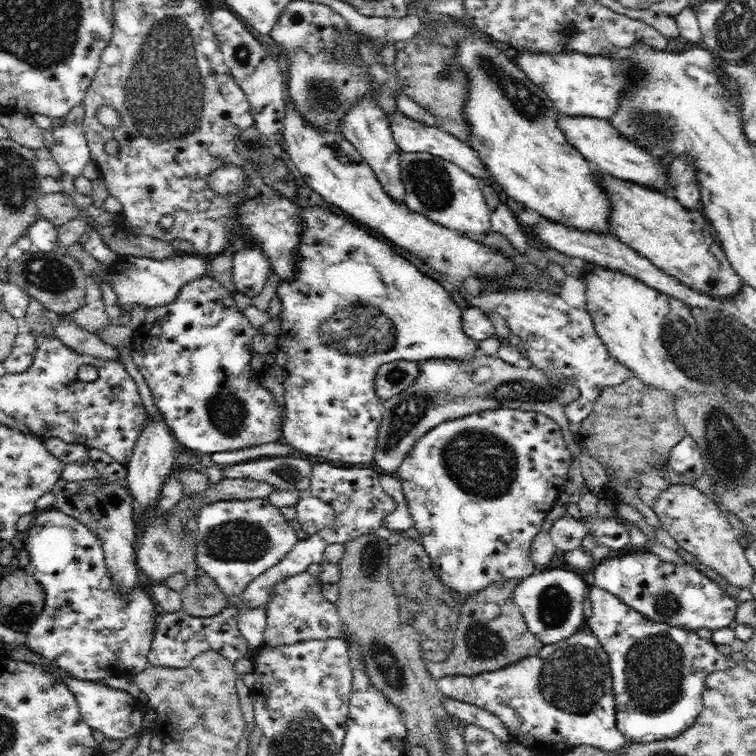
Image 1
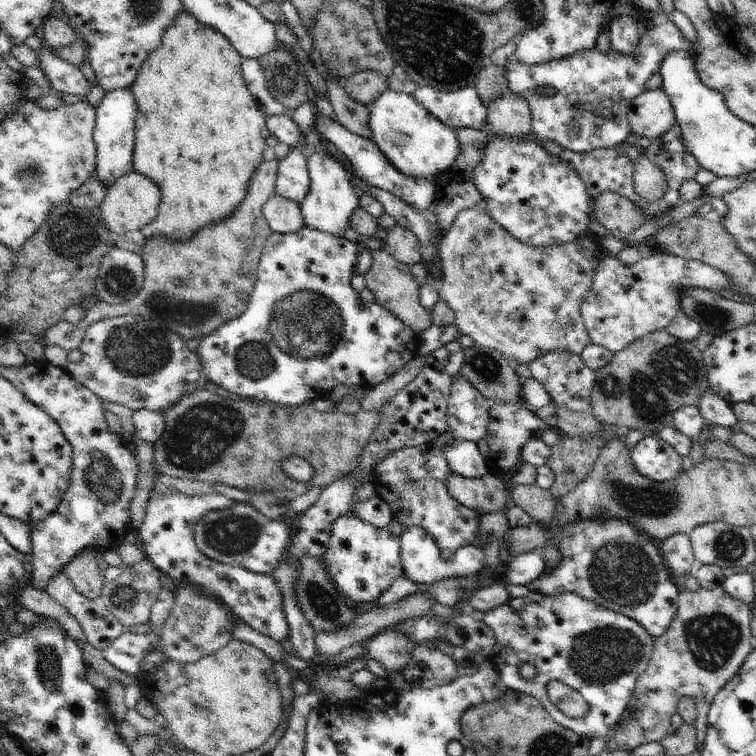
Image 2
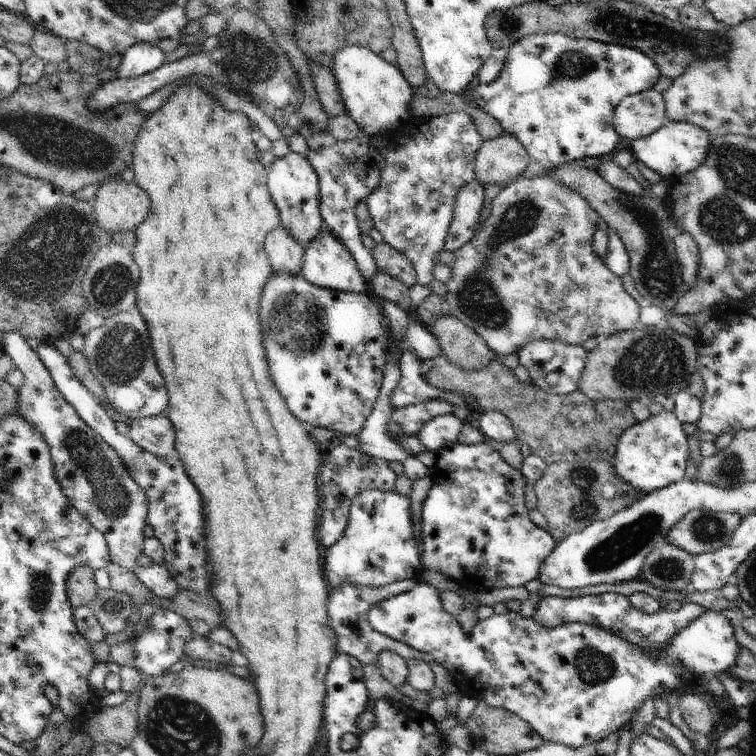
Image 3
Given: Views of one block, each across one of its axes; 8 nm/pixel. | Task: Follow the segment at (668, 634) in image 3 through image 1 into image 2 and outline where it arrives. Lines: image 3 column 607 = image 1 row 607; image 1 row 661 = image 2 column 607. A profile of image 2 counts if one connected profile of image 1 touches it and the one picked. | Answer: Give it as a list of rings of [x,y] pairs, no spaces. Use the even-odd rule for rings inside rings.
[[[530,591],[530,594],[525,595],[524,598],[512,598],[509,603],[498,606],[494,610],[488,610],[484,614],[483,621],[492,628],[494,636],[497,637],[497,642],[492,646],[488,659],[497,669],[500,684],[506,690],[516,690],[533,696],[558,724],[588,740],[606,736],[619,722],[622,712],[626,710],[632,698],[636,680],[644,674],[648,666],[655,642],[655,639],[636,620],[608,610],[586,598],[580,598],[574,592],[546,596],[540,592]],[[524,662],[534,664],[538,670],[538,676],[532,682],[520,676],[520,664]],[[552,681],[560,681],[582,694],[583,700],[589,706],[588,714],[584,718],[568,718],[560,710],[556,710],[556,706],[552,706],[546,694],[546,686]]]

